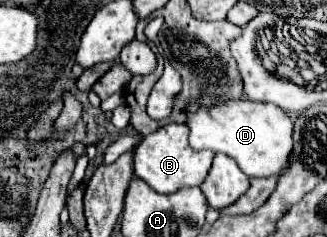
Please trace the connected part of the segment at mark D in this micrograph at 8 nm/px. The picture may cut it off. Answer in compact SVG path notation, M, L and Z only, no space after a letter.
M241 99L211 109L191 103L187 109L187 117L187 125L191 129L191 147L229 155L237 161L239 169L247 177L279 177L289 167L293 147L293 119L271 103Z

